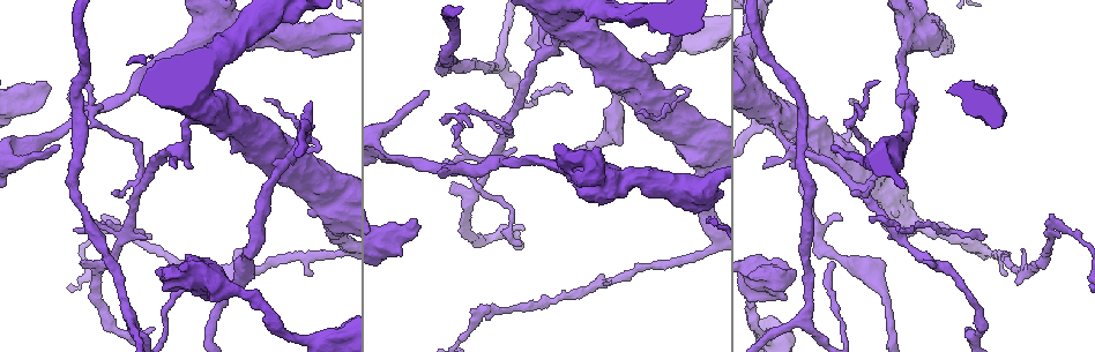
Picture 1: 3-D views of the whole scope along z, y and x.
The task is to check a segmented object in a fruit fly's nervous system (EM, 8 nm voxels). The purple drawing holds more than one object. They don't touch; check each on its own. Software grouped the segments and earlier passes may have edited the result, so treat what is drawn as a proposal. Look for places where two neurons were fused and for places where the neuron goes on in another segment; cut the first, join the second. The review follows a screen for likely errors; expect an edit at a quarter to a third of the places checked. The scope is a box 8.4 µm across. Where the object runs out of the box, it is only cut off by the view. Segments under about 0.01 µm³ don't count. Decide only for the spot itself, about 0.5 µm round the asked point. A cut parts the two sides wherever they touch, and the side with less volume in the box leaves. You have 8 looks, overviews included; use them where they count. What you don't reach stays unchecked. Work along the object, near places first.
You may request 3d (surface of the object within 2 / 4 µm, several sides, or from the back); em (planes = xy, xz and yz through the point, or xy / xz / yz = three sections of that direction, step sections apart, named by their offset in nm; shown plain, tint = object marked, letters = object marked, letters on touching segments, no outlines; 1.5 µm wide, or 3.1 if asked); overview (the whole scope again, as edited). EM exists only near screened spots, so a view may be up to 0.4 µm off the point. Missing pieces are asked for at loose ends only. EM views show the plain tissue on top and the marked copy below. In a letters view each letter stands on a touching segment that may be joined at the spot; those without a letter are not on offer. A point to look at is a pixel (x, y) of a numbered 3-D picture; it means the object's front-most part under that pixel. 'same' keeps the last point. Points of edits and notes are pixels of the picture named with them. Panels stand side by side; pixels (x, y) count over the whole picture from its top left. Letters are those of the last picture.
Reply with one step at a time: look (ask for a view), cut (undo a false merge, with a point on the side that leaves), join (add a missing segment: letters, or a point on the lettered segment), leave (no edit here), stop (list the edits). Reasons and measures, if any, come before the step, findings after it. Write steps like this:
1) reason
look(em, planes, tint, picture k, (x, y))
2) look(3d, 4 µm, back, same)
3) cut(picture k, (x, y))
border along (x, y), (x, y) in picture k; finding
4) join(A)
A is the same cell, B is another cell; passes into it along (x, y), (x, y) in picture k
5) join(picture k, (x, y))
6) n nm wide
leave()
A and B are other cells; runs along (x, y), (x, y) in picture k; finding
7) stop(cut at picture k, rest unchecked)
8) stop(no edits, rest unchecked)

look(em, yz, step 8, letters, picture 1, (570, 91))

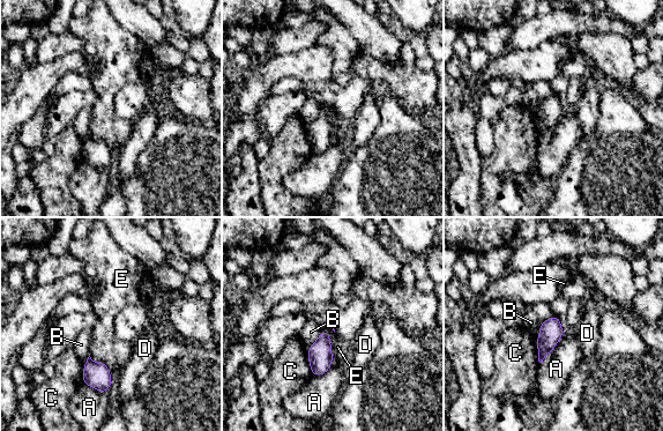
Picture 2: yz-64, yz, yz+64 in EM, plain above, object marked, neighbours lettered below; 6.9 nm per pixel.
A touches over 260 nm
leave()
A, B, C, D and E are other cells; border along (564, 334), (539, 363) in picture 2; no lettered segment goes on from it

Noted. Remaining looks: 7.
a fork
look(3d, 2 µm, back, picture 1, (131, 320))

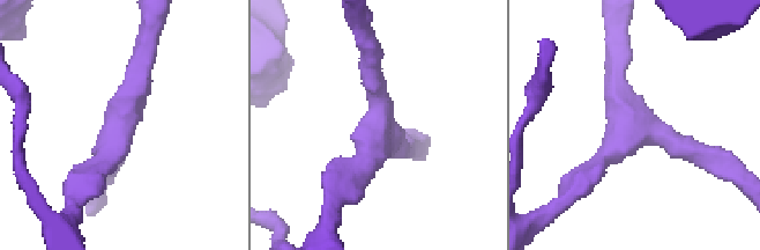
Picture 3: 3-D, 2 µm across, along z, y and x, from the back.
3 arms
look(em, planes, letters, picture 3, (379, 130))

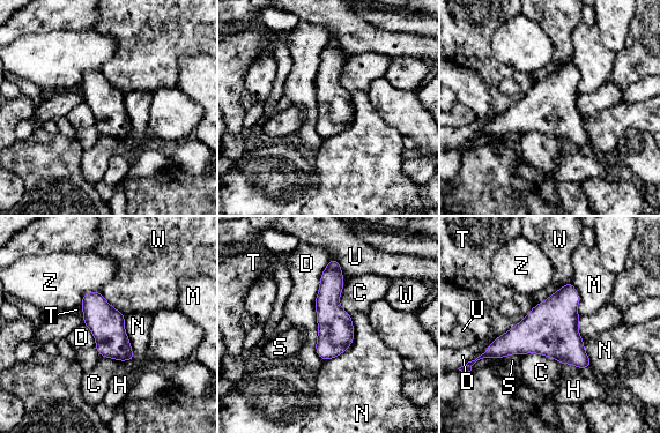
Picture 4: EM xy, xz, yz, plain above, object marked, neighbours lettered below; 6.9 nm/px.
D touches over 700 nm
leave()
C, D, H, M, N, S, T, U, W and Z are other cells; runs along (334, 262), (330, 344), (324, 356) in picture 4; one neuron here

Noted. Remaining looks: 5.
sudden change in width
look(3d, 2 µm, picture 1, (29, 160))

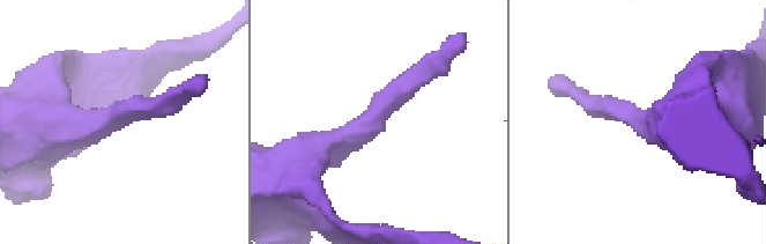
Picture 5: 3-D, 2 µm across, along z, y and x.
look(em, planes, letters, picture 5, (373, 119))

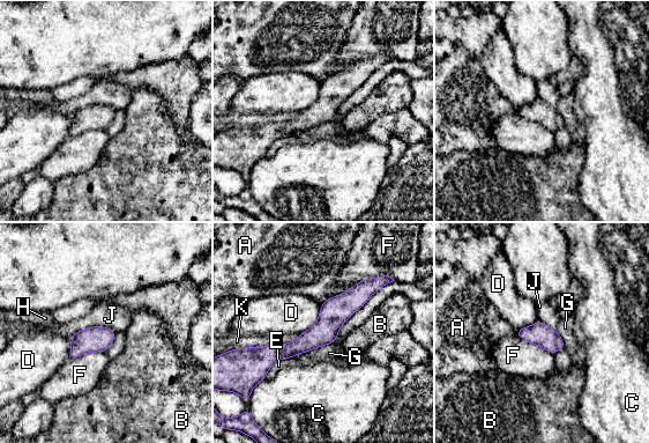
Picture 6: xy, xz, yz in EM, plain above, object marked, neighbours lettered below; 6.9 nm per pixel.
F touches over 420 nm
leave()
A, B, C, D, E, F, G, H, J and K are other cells; border along (114, 331), (88, 326), (71, 337) in picture 6; one neuron here

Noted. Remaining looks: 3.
thick end
look(em, planes, letters, picture 1, (416, 220))

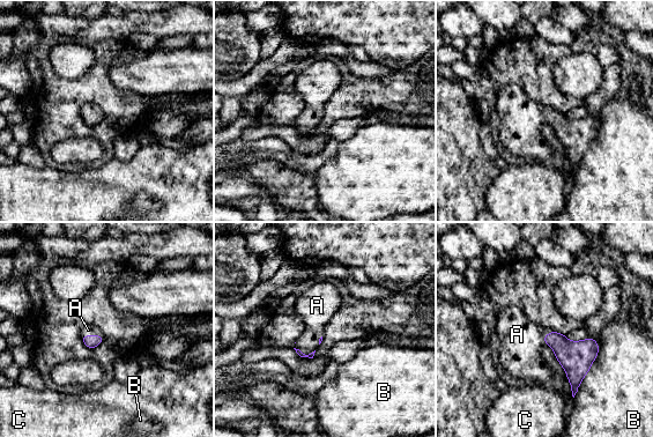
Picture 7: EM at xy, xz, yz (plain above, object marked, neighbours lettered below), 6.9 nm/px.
B touches over 440 nm
join(A)
A is the same cell, B and C are other cells; it goes on there

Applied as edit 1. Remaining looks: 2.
stop(join at picture 7, rest unchecked)

